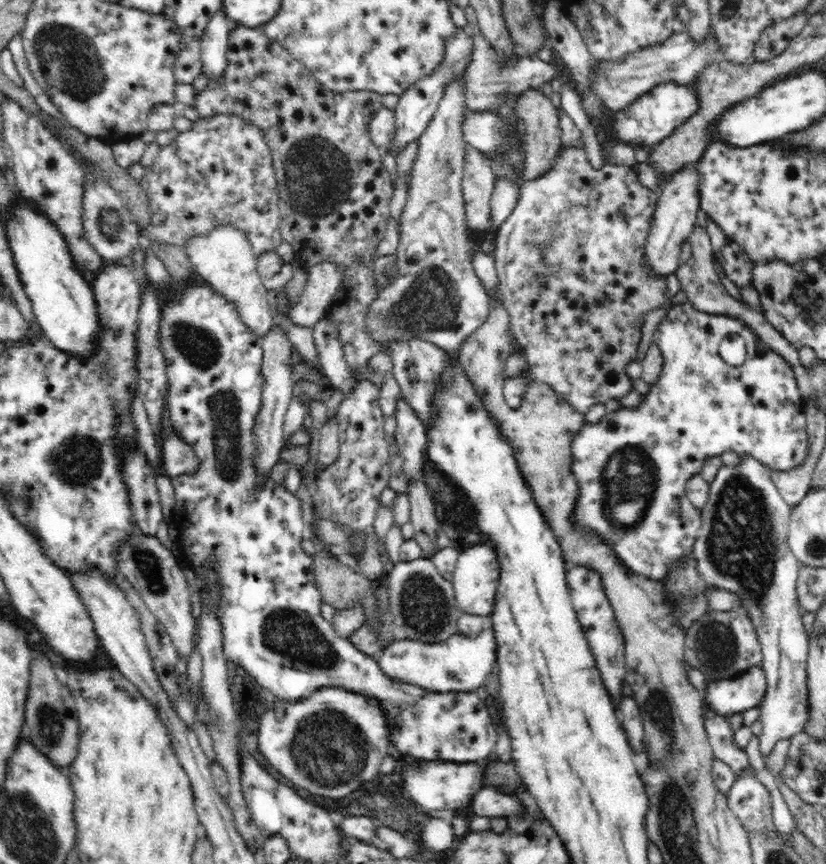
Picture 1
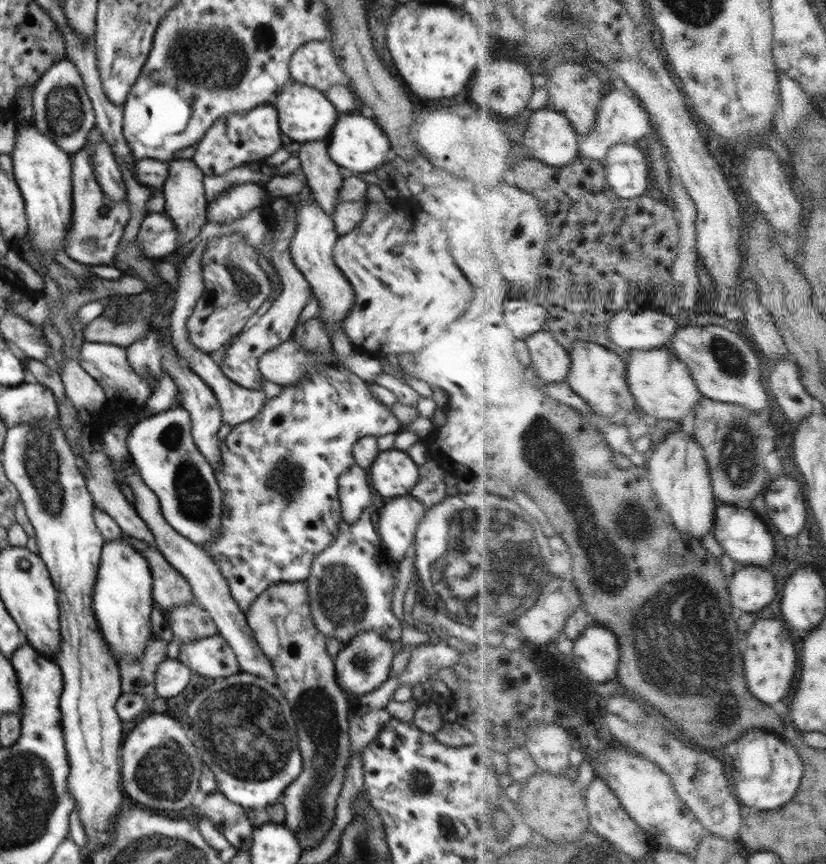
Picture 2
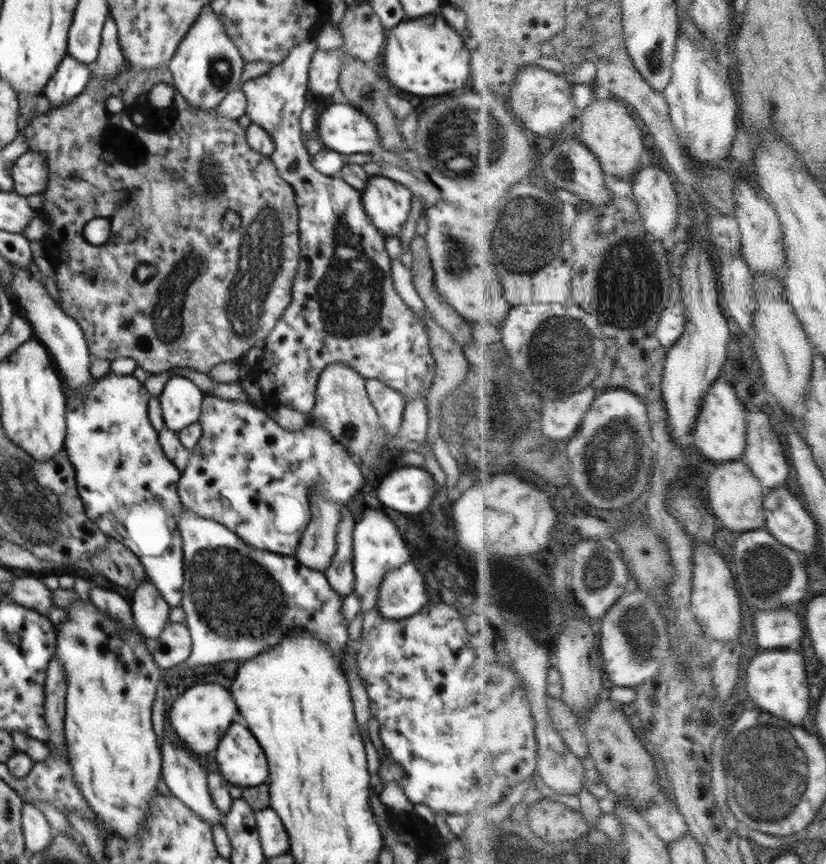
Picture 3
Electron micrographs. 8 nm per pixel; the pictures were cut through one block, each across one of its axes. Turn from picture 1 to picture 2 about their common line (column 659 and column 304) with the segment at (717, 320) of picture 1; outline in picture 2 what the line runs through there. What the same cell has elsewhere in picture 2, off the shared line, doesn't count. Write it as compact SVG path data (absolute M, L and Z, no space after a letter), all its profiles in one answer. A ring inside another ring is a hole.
M318 316L310 318L310 320L306 320L306 322L298 321L296 328L294 328L293 338L294 341L298 342L298 345L302 345L304 349L312 349L312 351L316 351L318 355L324 355L324 357L328 355L328 360L326 360L328 361L328 364L320 366L318 372L314 372L314 374L306 374L306 378L302 378L300 382L284 385L282 392L266 402L262 407L262 410L260 410L254 418L233 426L231 432L223 440L219 440L221 460L219 463L219 470L215 472L215 478L223 493L221 528L219 529L218 537L212 539L212 543L206 543L206 545L201 547L206 550L208 556L220 566L218 567L218 570L222 570L222 574L226 576L230 597L244 613L247 608L254 603L254 600L271 585L307 580L308 576L310 576L312 560L316 558L319 552L328 548L328 546L334 542L334 536L336 536L339 530L339 523L343 520L337 483L338 478L343 472L346 472L352 466L357 465L353 456L354 443L365 436L372 435L380 437L384 436L384 434L396 433L401 426L400 421L392 414L391 408L388 408L388 406L373 396L369 387L370 383L366 382L366 380L362 380L362 378L358 377L357 374L353 373L343 364L340 364L339 362L336 364L334 358L330 358L330 351L334 350L334 348L332 348L331 335L328 333L328 330L324 328L324 324L322 324Z

